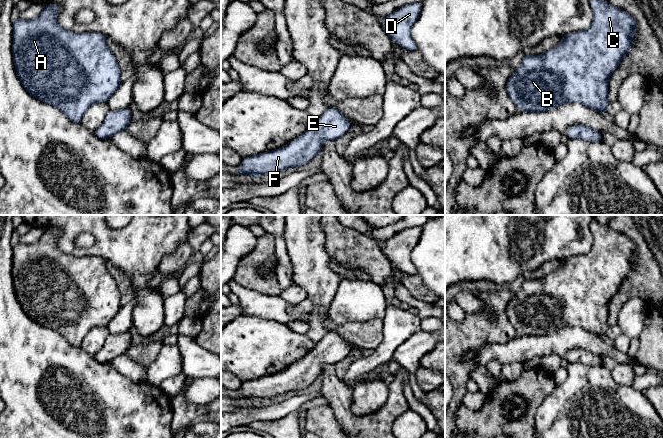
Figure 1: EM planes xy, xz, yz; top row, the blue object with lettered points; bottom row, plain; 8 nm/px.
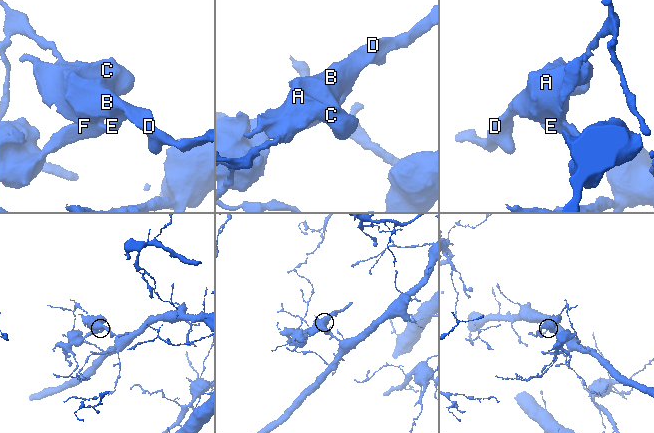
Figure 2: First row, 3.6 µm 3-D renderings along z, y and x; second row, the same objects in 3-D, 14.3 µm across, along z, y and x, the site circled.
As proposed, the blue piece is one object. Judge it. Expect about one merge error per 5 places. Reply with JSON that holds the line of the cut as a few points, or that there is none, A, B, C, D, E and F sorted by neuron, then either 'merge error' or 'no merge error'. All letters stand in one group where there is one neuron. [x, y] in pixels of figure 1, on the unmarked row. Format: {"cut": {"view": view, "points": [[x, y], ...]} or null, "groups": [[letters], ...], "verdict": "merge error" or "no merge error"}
{"cut": null, "groups": [["A", "B", "C", "D", "E", "F"]], "verdict": "no merge error"}

